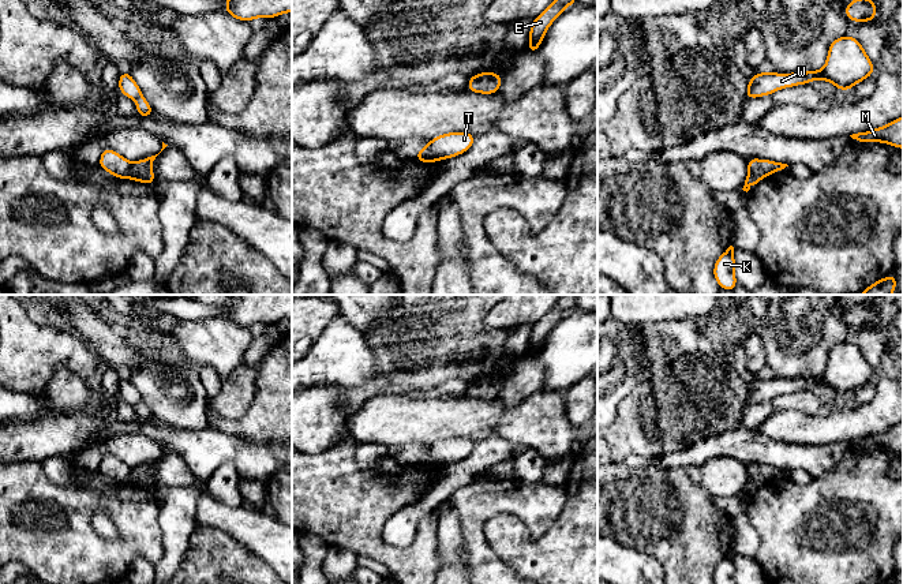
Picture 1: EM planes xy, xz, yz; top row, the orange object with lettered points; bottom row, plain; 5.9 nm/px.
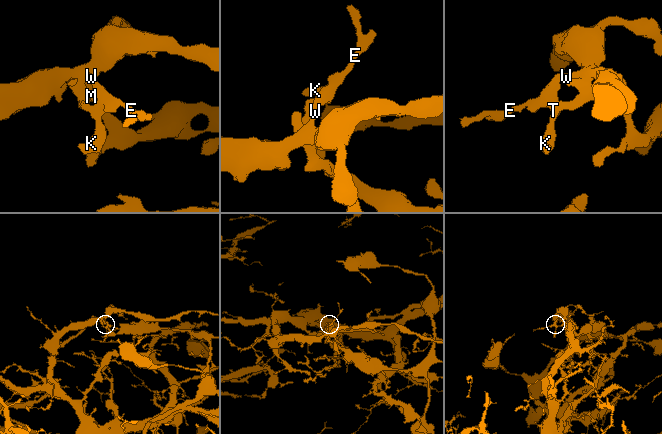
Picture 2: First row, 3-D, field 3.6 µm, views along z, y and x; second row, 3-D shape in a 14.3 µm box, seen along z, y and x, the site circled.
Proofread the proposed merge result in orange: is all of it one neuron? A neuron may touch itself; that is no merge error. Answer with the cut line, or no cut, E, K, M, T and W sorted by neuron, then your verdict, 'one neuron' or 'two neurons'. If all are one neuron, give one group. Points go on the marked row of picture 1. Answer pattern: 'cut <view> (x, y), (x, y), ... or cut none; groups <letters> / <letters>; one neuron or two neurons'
cut xz (428, 143), (430, 152), (438, 158); groups E K T W / M; two neurons

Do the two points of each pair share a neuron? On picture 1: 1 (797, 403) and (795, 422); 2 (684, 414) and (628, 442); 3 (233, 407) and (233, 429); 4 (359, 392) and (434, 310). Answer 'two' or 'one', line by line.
1: two
2: one
3: two
4: one

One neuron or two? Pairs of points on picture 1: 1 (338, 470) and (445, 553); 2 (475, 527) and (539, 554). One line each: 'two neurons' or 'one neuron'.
1: two neurons
2: two neurons

